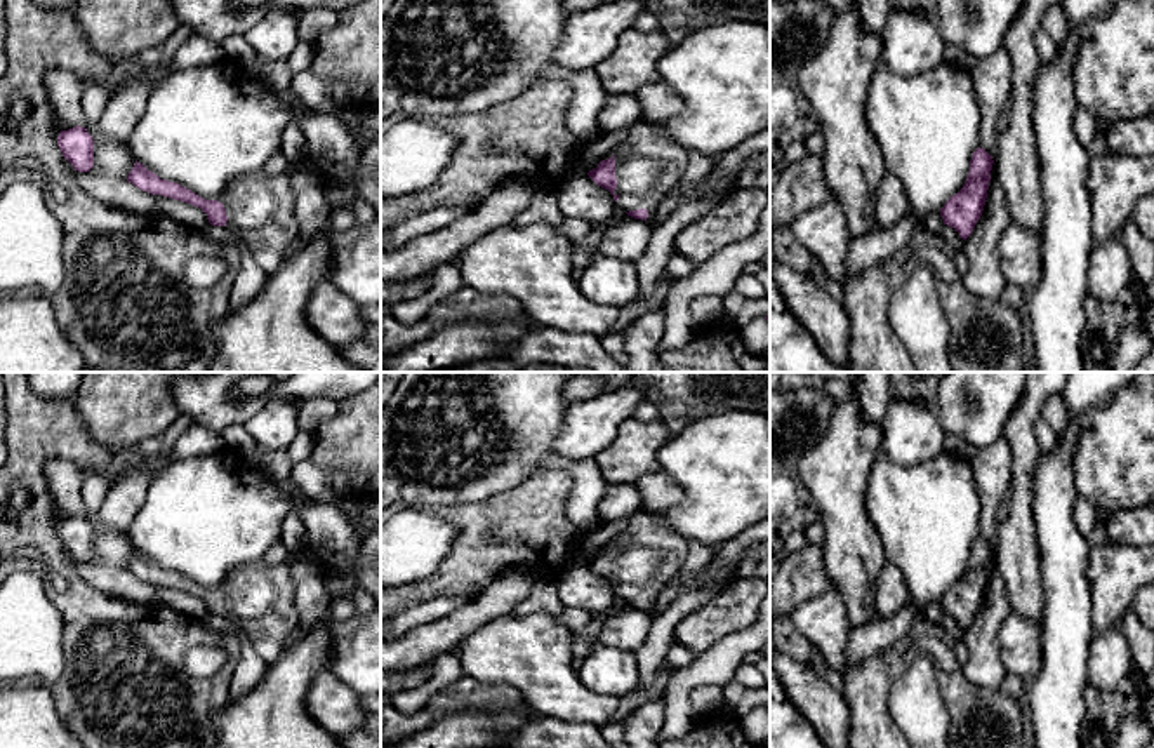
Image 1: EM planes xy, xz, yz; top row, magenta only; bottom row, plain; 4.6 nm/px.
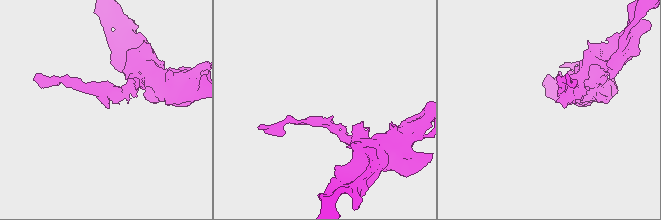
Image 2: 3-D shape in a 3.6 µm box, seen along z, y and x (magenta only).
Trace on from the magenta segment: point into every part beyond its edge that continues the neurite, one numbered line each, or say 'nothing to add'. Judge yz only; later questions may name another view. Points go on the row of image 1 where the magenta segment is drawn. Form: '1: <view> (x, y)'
nothing to add

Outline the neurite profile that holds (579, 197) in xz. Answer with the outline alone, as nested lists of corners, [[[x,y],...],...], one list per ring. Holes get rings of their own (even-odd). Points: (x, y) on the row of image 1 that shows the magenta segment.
[[[570,174],[561,181],[556,195],[558,207],[565,217],[600,224],[619,212],[613,195],[598,186],[587,174]]]

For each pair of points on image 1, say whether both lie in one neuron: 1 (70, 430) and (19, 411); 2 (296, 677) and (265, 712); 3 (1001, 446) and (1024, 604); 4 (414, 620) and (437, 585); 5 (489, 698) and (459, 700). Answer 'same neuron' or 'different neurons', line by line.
1: same neuron
2: same neuron
3: different neurons
4: different neurons
5: same neuron

